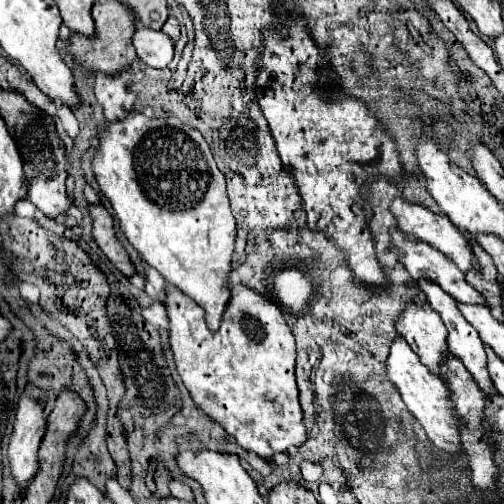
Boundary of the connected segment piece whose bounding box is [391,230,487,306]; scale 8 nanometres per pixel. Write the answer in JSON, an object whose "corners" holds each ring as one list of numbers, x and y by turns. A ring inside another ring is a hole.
{"corners":[[393,230,393,232,391,232,391,238,393,238,393,244,403,250,401,262,405,264,407,272,409,272,415,280,429,280,429,282,441,286,441,288,443,288,449,296,453,296,457,302,483,304,483,306,487,306,487,300,481,296,481,292,477,292,477,290,465,280,465,274,463,274,449,258,445,258,439,250,433,250,431,246,427,246,427,242,415,240,415,238,411,238,409,234,399,232,399,230]]}

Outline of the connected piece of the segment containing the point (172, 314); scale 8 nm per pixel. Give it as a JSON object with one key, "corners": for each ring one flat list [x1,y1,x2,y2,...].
{"corners":[[233,284,229,308,223,314,223,322,217,332,211,332,207,328,203,308,175,286,167,286,165,308,171,320,171,348,183,384,187,386,193,402,209,418,219,422,241,448,251,450,265,460,273,460,275,454,287,452,293,446,301,446,307,440,307,430,299,404,299,390,295,382,295,338,277,304,259,296,243,284]]}

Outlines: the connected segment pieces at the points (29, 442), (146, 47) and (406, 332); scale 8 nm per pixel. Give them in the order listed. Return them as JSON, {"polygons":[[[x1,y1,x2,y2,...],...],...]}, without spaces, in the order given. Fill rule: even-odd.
{"polygons":[[[23,394,19,398,15,428,9,442,11,470,19,484,31,482,39,470,39,446,45,436,45,430,47,418,43,414,43,406]],[[137,28,133,36,137,58,151,68,165,68,173,60,173,40,153,28]],[[409,302,397,318,397,330,417,352,417,356,429,368,429,372,443,378,441,362,445,362,449,346,447,330,439,314,431,306,419,306,415,302]]]}

